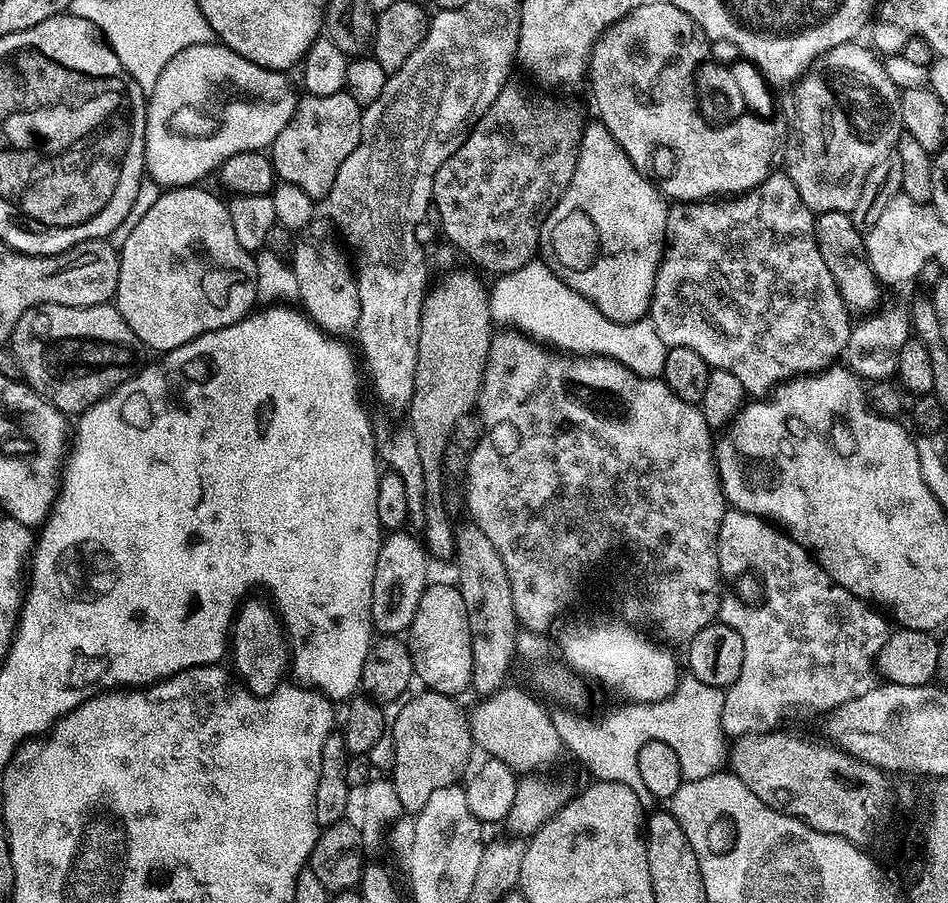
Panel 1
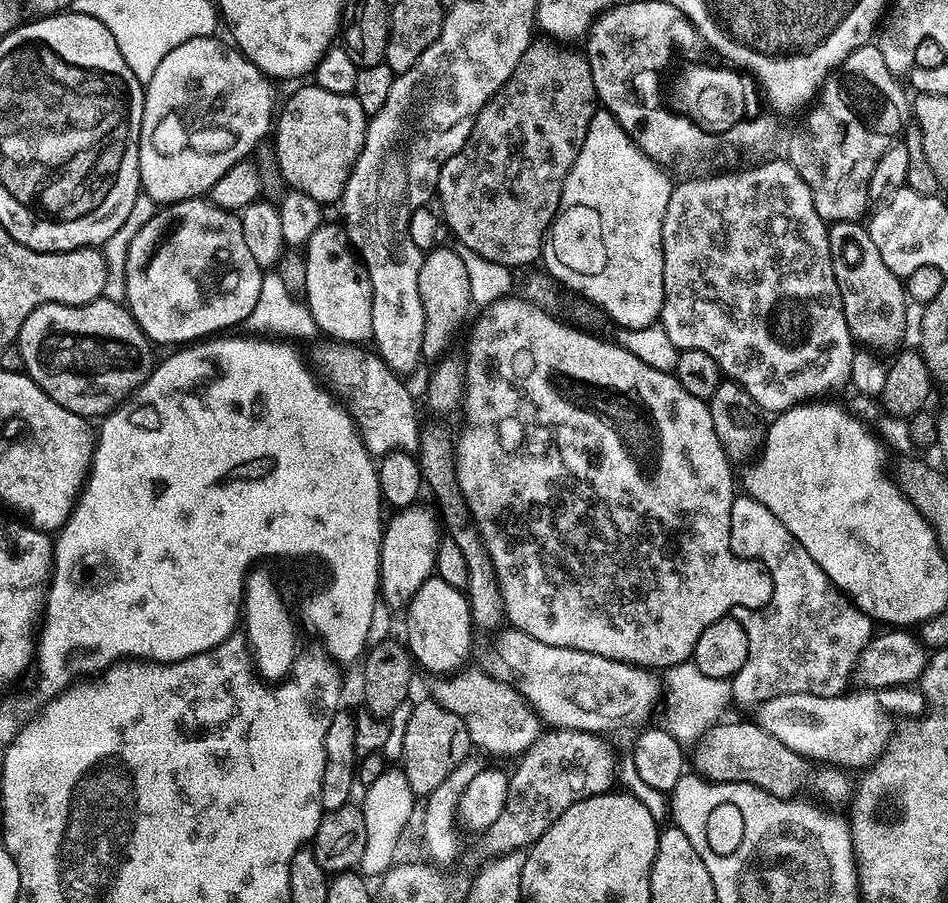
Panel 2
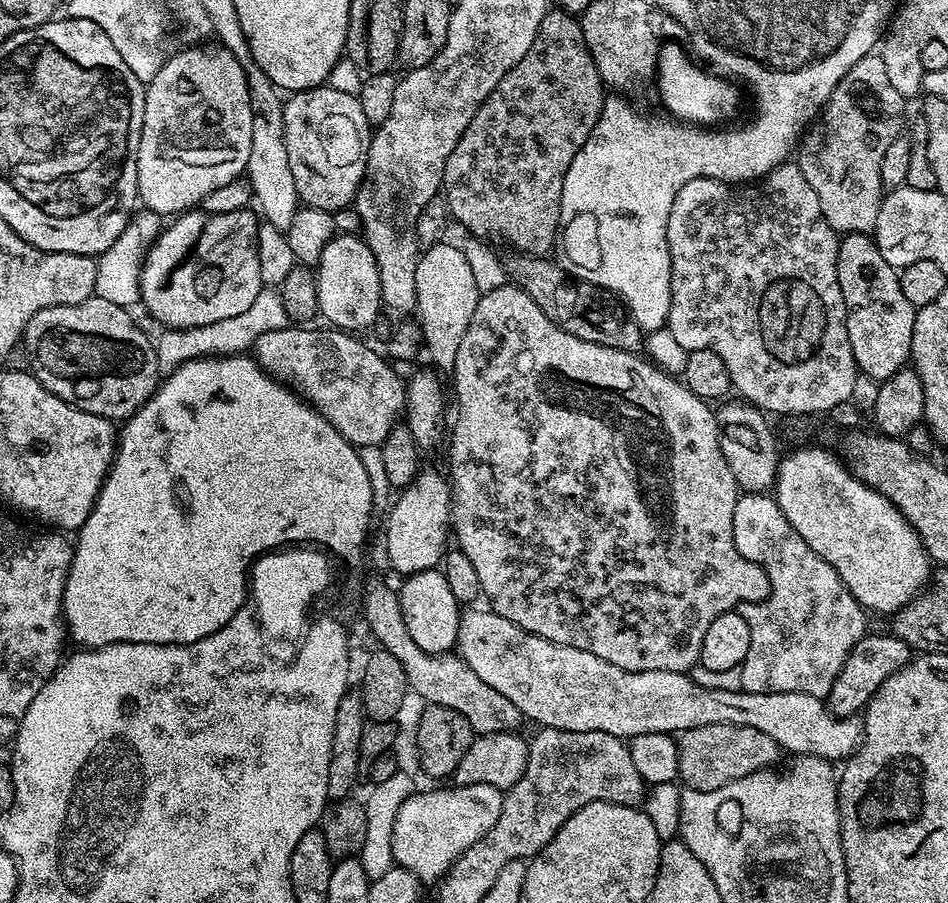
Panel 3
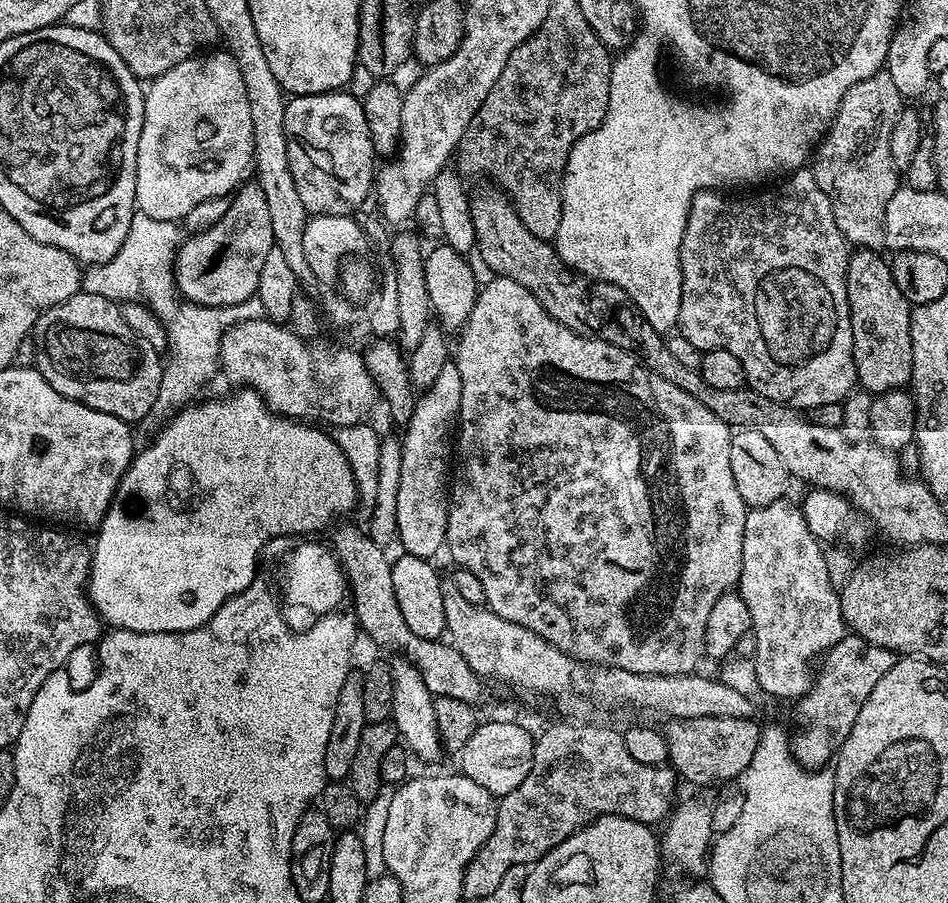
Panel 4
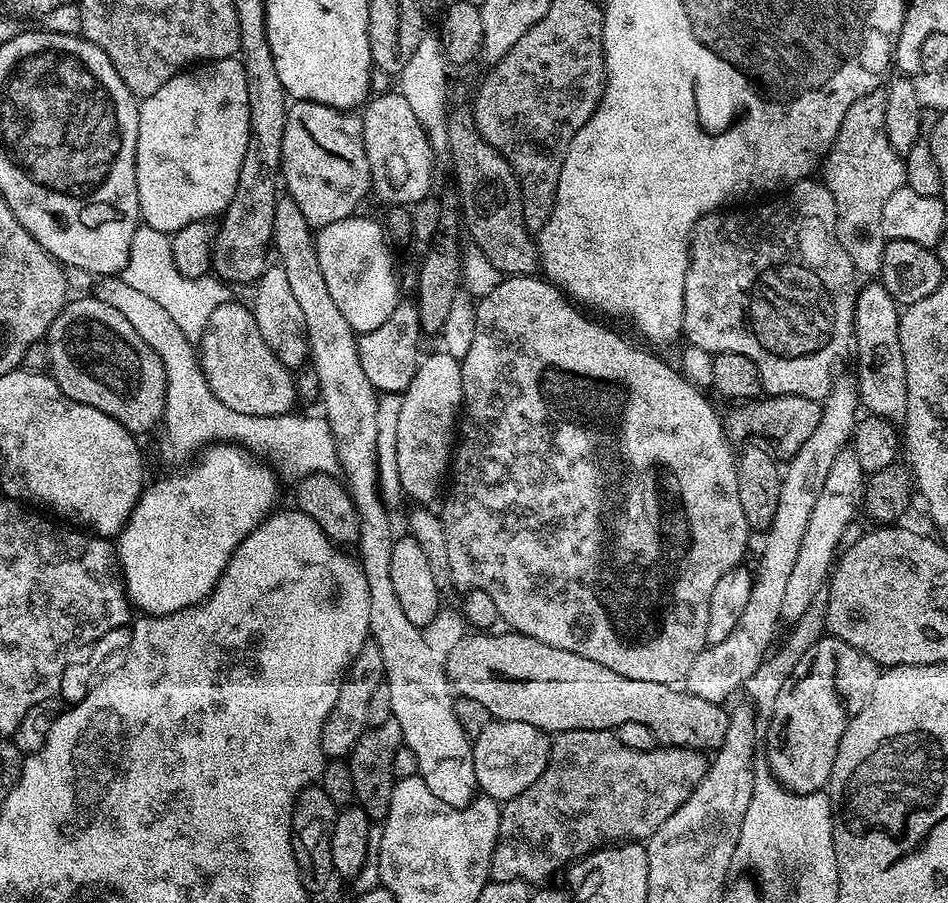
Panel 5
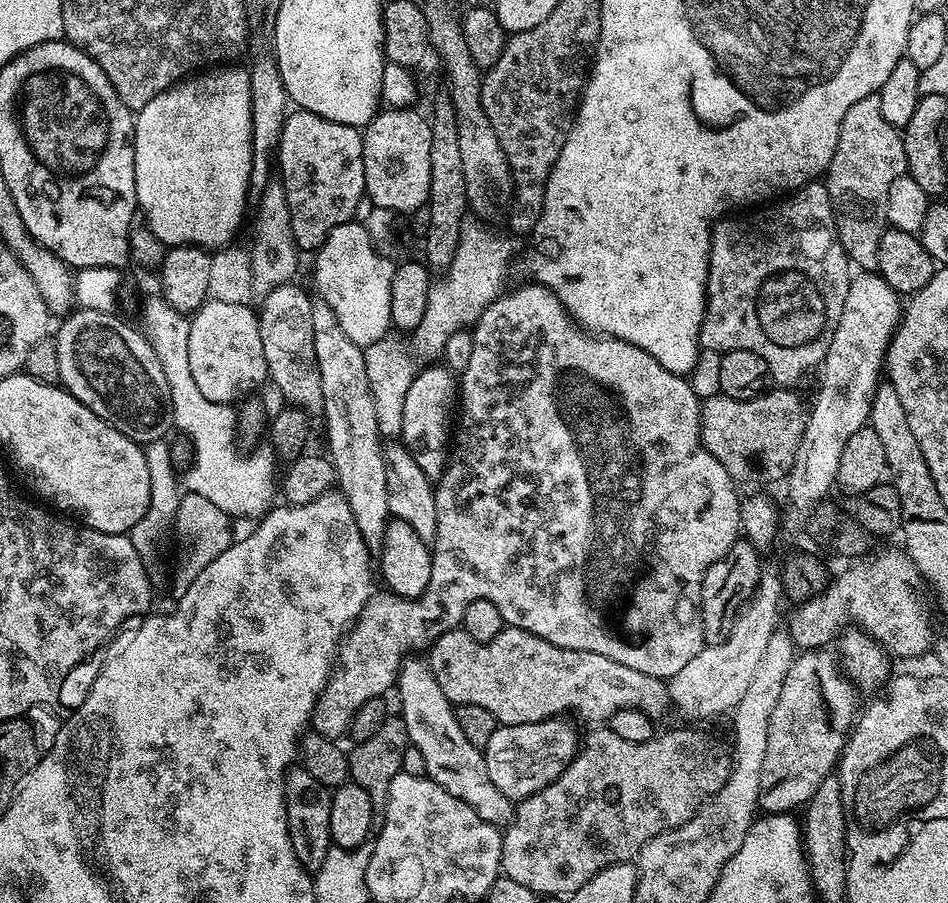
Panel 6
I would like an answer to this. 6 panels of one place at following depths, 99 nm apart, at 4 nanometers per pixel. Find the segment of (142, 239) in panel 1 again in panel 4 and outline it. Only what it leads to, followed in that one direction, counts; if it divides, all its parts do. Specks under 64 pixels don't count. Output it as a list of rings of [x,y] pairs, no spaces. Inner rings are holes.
[[[259,183],[241,184],[230,199],[229,210],[218,222],[204,232],[189,235],[179,245],[175,273],[180,295],[190,303],[204,307],[222,308],[246,303],[256,296],[259,274],[275,242],[266,194],[262,194]]]

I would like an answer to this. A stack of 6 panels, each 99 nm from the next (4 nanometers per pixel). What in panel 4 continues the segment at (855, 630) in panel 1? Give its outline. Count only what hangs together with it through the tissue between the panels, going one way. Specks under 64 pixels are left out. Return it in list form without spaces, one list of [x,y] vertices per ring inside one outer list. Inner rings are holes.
[[[785,498],[770,502],[770,506],[748,508],[742,534],[742,574],[738,595],[750,610],[750,636],[756,639],[754,661],[761,691],[772,696],[799,698],[805,696],[814,683],[814,665],[818,658],[844,639],[846,625],[839,591],[831,585],[827,574],[825,549],[810,530],[803,511],[797,505],[795,508],[790,500]]]

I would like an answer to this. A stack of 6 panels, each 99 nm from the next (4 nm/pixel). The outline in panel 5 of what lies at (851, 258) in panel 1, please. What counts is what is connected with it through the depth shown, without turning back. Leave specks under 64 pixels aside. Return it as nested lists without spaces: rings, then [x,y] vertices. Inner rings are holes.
[[[868,282],[857,291],[852,323],[854,356],[856,352],[854,387],[865,413],[885,416],[893,422],[903,421],[906,410],[906,358],[902,358],[902,342],[898,338],[900,313],[896,299],[883,284]]]

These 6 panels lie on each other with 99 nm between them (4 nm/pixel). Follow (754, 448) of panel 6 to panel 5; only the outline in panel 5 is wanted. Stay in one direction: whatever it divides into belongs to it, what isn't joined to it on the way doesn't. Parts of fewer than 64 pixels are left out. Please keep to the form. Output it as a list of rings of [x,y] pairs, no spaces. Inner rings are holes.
[[[802,395],[766,396],[755,401],[745,401],[733,408],[736,409],[724,418],[725,432],[729,439],[737,442],[748,436],[768,436],[770,441],[776,442],[775,451],[782,460],[791,459],[806,444],[824,413],[821,401],[804,398]]]

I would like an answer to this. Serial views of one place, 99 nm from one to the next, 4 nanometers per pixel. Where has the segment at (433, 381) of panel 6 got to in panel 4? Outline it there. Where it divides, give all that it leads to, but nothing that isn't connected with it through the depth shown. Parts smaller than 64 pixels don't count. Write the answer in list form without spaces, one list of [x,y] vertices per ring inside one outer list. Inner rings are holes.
[[[449,362],[438,370],[438,378],[430,387],[423,389],[416,401],[408,427],[403,429],[402,443],[402,478],[398,482],[398,526],[396,534],[398,544],[410,556],[435,557],[435,552],[445,547],[448,539],[448,502],[450,499],[450,441],[454,436],[454,425],[460,415],[462,402],[462,374],[458,374],[458,366]]]

